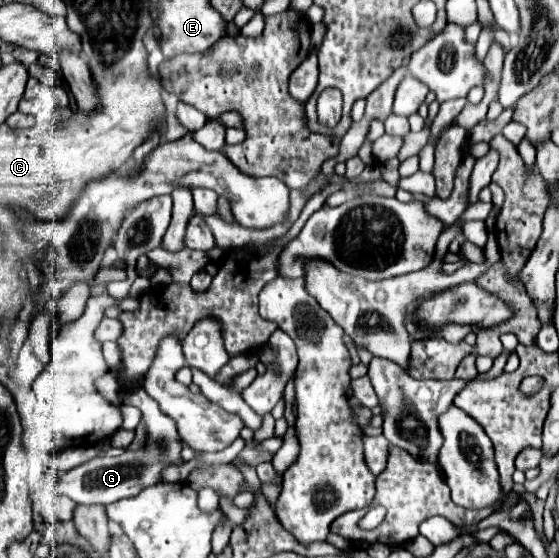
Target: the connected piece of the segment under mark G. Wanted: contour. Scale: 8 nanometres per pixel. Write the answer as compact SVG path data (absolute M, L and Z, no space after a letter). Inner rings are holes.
M134 387L132 391L128 391L124 395L124 403L136 405L142 411L142 423L146 425L146 445L142 445L136 451L124 451L120 457L98 457L66 471L62 479L56 479L54 485L56 493L68 495L74 503L82 503L82 505L92 505L92 503L108 505L124 497L134 497L144 487L158 485L162 469L180 459L182 439L174 425L174 419L164 415L160 411L160 405L152 397L148 397L142 387Z

